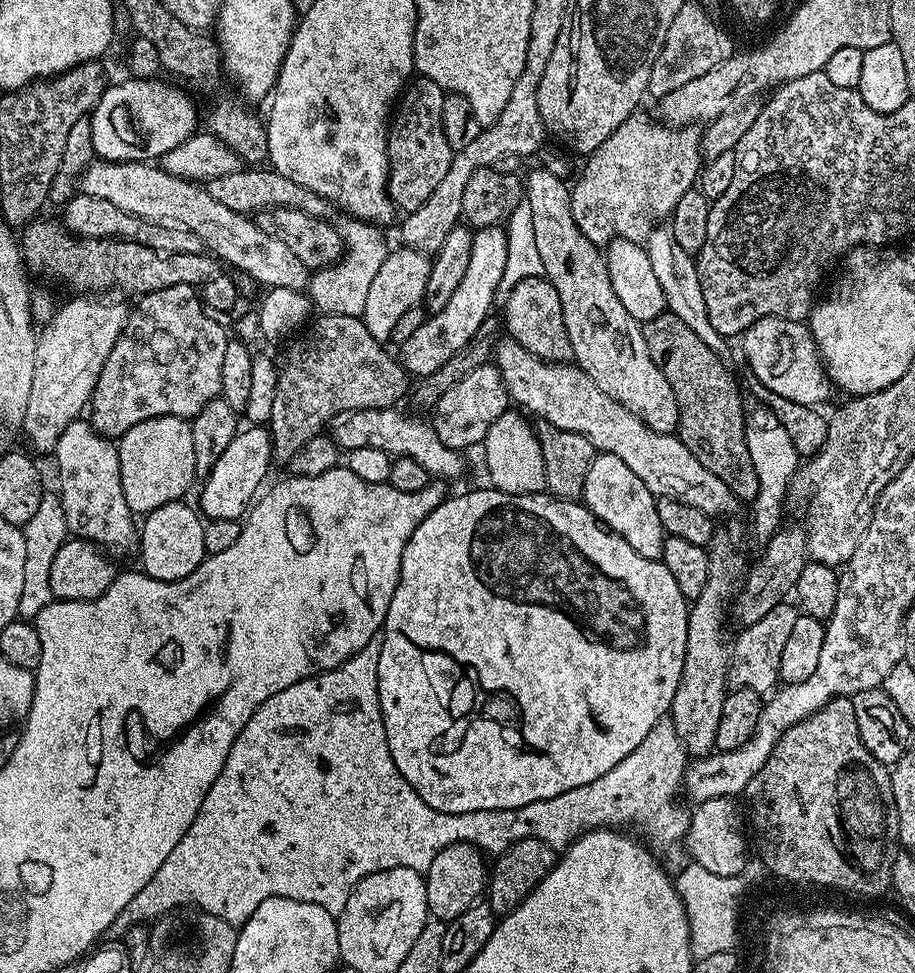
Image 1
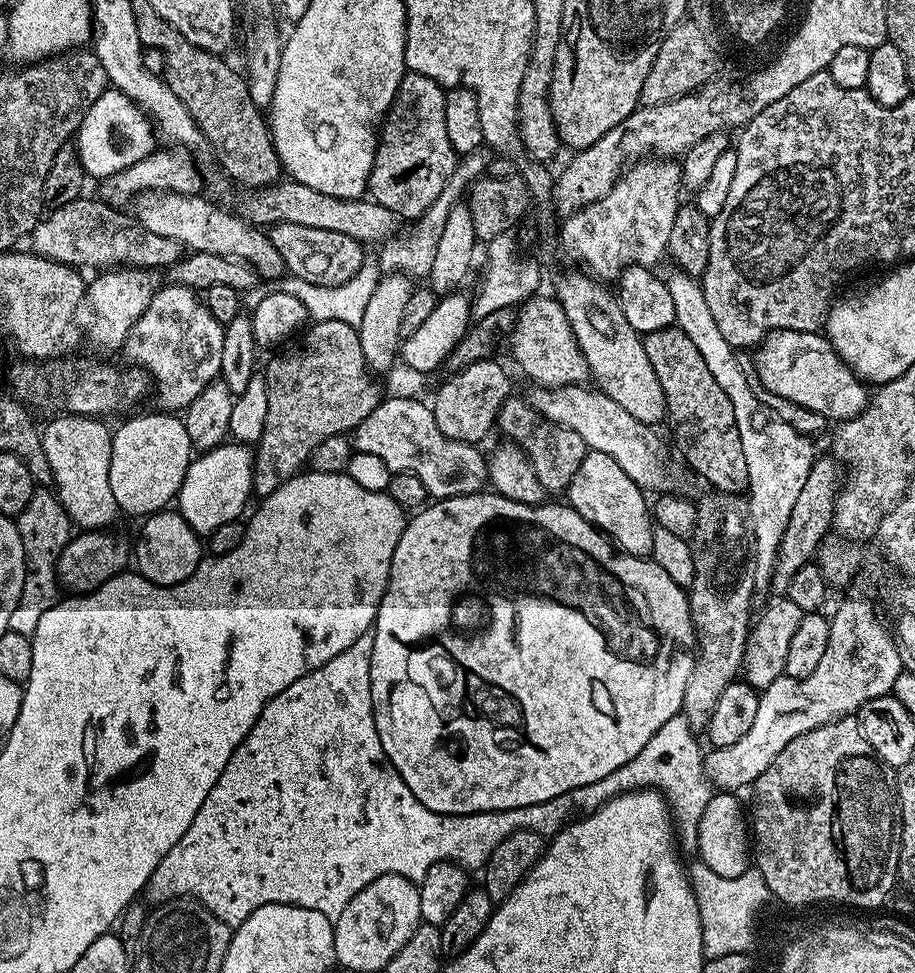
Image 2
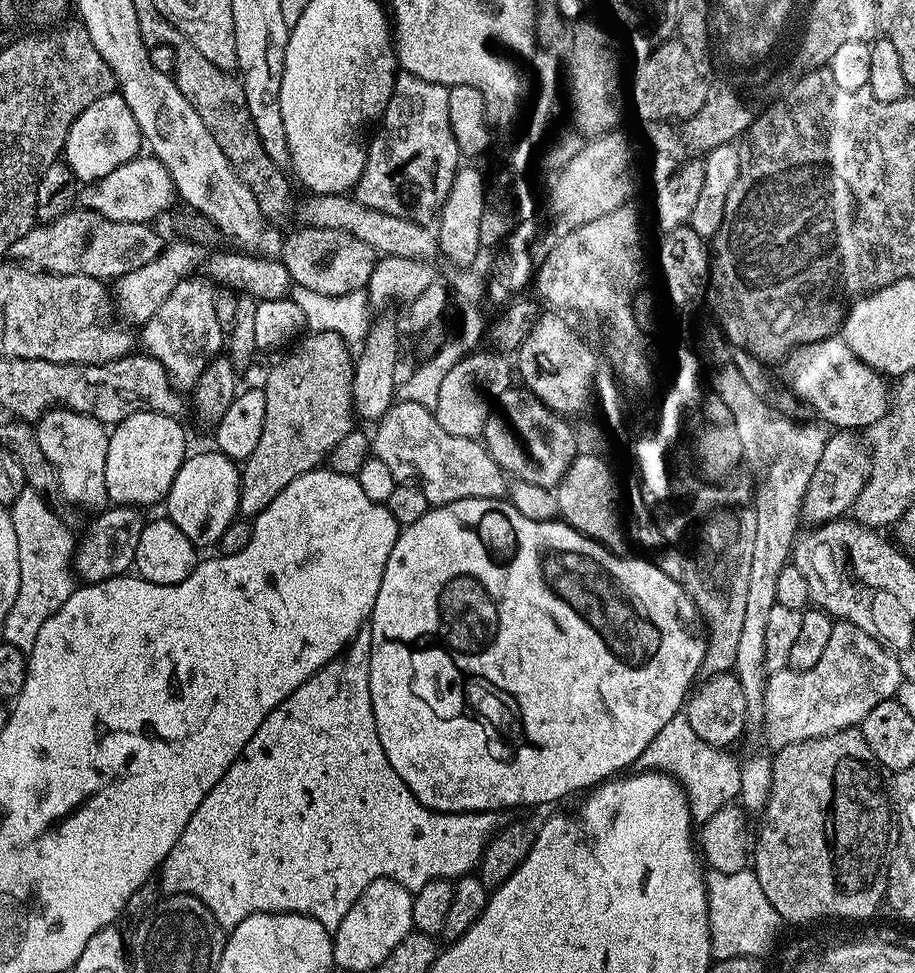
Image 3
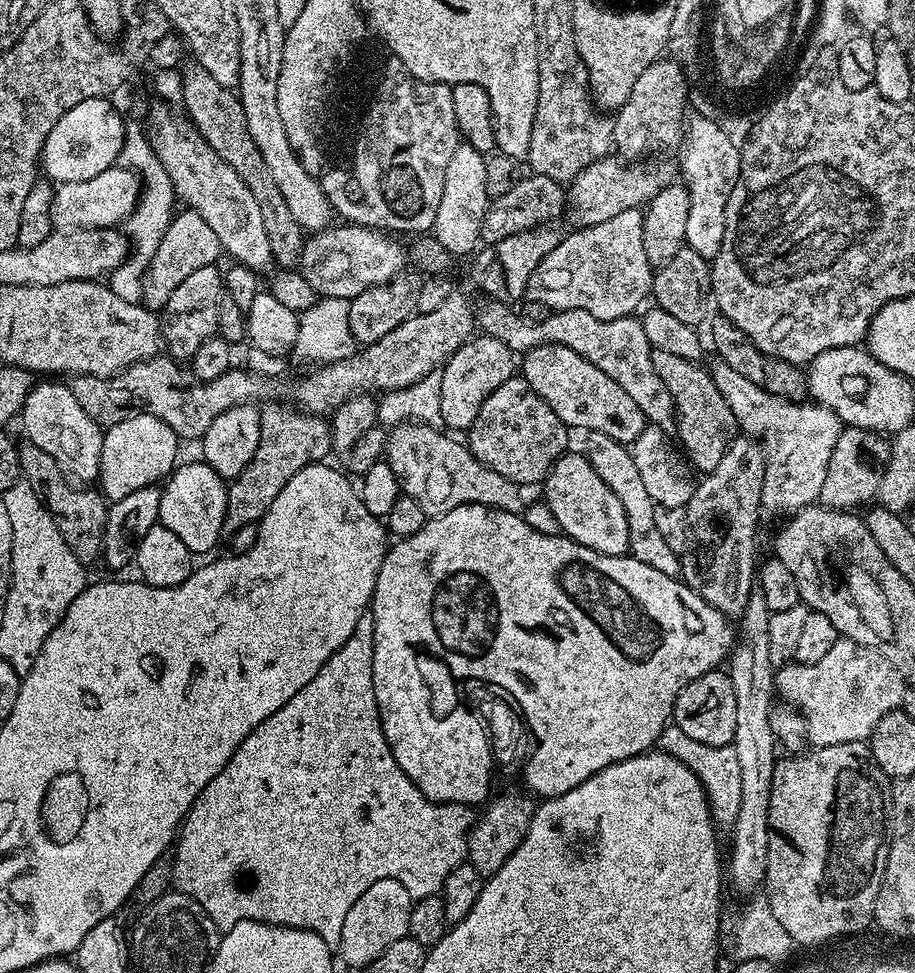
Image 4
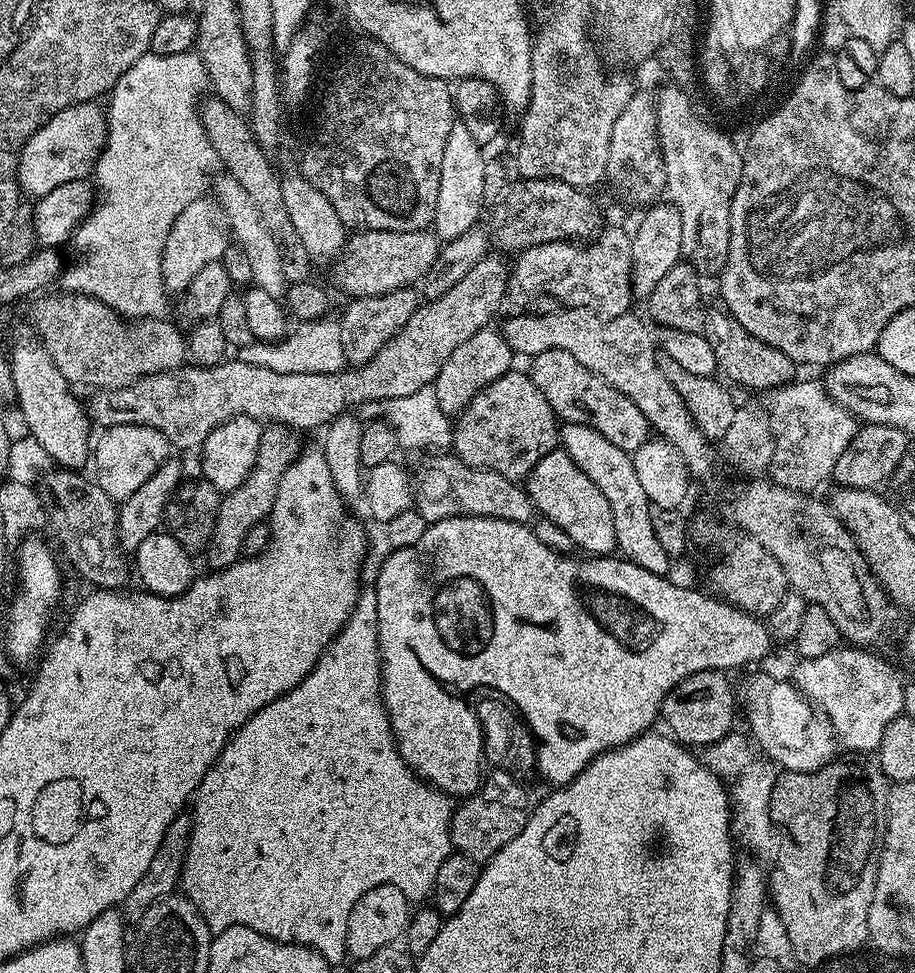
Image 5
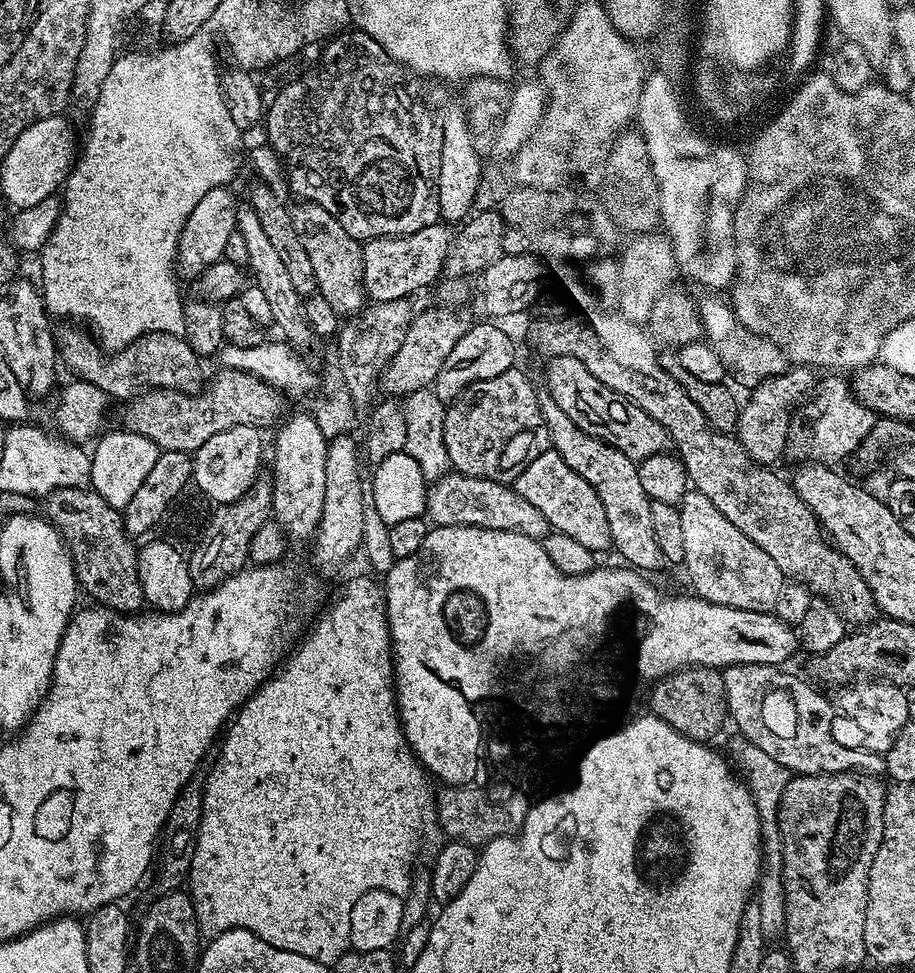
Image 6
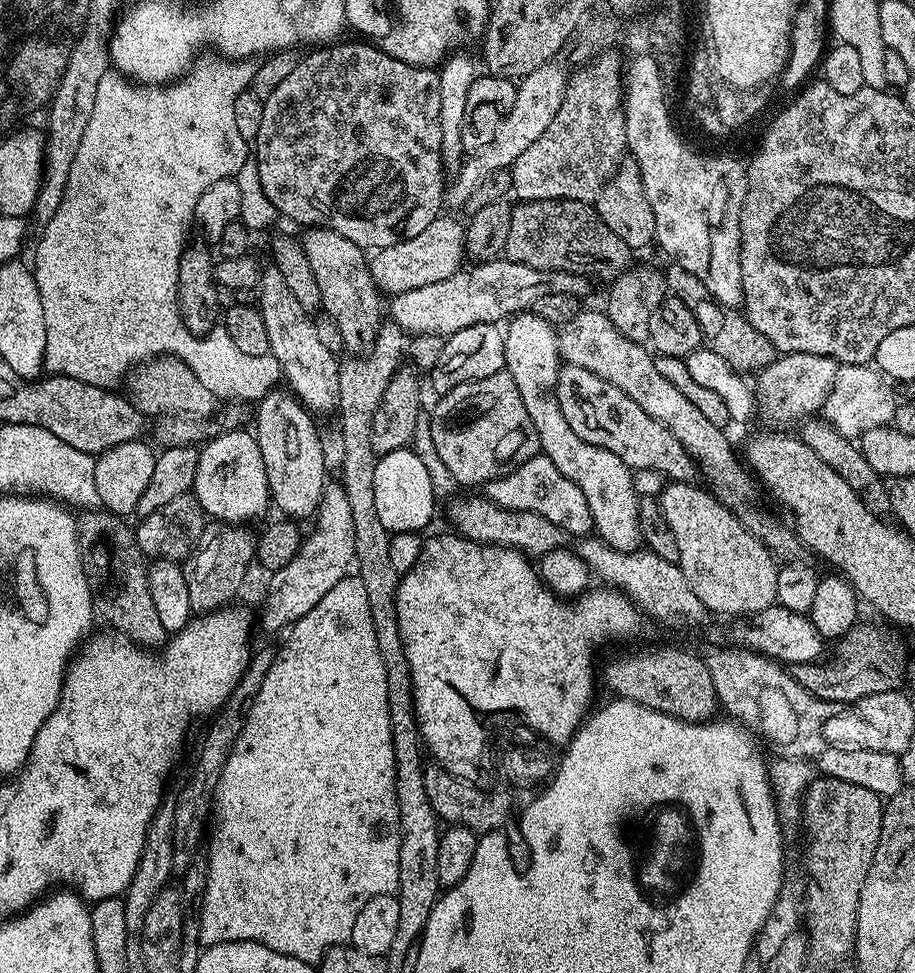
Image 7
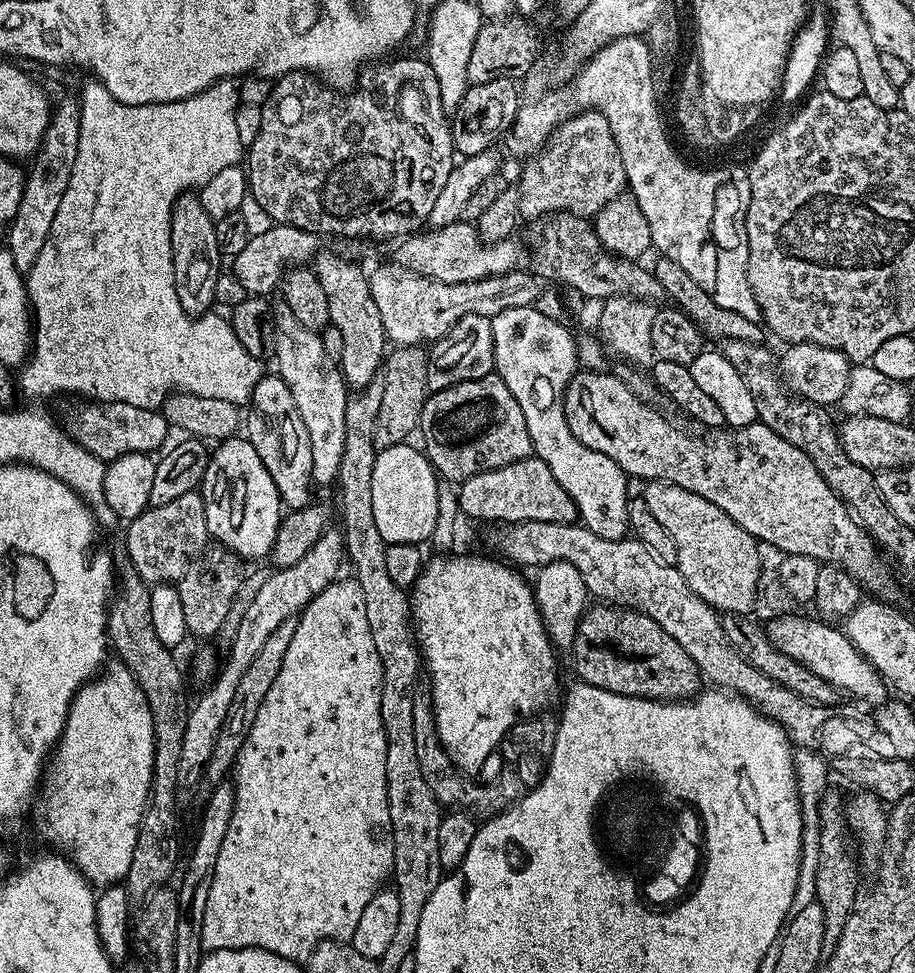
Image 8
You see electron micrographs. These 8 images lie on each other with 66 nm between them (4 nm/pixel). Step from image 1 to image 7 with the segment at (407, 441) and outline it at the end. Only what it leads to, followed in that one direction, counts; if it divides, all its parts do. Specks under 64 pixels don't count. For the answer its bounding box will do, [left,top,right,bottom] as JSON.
[447,494,566,558]

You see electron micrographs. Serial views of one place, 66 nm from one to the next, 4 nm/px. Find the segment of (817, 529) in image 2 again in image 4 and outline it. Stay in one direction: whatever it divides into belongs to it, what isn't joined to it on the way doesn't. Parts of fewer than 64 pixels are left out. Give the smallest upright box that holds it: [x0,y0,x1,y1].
[819,427,891,510]

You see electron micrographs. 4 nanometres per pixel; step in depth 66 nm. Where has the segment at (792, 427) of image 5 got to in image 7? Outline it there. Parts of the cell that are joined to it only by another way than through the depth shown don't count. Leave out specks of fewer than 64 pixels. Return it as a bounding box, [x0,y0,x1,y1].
[822,364,898,438]

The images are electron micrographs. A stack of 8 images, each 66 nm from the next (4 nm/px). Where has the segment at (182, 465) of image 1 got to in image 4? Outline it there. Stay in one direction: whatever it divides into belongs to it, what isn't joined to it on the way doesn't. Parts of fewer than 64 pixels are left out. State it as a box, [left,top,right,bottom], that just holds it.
[98,412,178,501]

